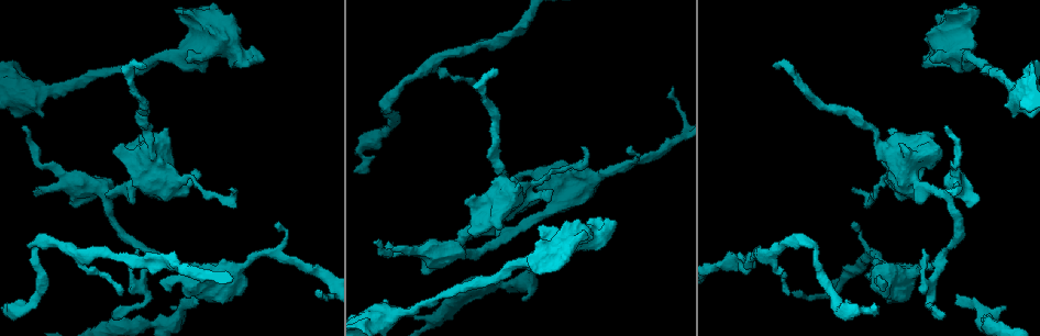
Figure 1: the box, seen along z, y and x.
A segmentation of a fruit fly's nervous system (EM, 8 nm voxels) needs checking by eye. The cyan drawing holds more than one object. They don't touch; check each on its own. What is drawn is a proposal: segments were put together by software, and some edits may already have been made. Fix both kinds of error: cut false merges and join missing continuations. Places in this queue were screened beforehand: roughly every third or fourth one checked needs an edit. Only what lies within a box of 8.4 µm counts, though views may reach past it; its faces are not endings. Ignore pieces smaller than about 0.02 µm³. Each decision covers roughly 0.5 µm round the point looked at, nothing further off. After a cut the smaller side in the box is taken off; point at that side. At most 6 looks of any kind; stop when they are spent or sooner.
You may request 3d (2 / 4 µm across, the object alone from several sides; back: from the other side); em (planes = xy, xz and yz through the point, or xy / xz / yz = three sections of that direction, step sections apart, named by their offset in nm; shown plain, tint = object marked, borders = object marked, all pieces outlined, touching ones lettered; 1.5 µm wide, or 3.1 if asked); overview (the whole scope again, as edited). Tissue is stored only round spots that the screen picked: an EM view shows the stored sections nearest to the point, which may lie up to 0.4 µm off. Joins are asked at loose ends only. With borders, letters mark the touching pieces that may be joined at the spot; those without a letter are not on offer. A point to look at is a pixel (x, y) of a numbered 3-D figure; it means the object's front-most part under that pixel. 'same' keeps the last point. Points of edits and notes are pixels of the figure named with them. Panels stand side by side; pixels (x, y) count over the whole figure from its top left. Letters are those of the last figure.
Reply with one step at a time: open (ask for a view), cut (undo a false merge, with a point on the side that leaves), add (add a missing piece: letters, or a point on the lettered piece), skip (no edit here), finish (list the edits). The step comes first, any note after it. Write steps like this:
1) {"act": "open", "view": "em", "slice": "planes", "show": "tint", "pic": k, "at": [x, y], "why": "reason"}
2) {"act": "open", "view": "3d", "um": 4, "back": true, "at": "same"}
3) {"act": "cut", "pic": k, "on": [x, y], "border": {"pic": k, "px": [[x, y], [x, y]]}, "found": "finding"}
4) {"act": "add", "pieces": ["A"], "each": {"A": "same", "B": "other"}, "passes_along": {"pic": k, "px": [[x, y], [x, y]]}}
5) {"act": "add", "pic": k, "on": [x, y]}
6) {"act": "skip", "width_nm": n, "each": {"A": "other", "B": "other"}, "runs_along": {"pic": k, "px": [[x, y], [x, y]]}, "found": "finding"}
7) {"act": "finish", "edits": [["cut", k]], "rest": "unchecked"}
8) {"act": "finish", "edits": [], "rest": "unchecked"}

{"act": "open", "view": "em", "slice": "planes", "show": "borders", "pic": 1, "at": [854, 222], "why": "thin end"}

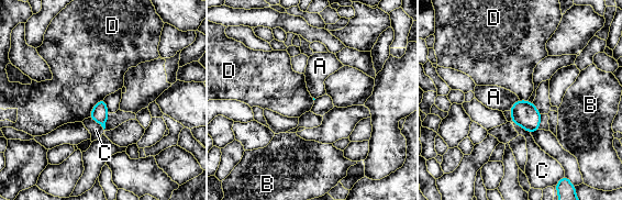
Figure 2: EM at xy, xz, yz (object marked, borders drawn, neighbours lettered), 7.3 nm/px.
{"act": "skip", "each": {"A": "other", "B": "other", "C": "other", "D": "other"}, "border": {"pic": 2, "px": [[103, 98], [93, 107], [88, 117]]}, "found": "no lettered piece goes on from it"}

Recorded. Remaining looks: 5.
{"act": "open", "view": "em", "slice": "planes", "show": "tint", "pic": 1, "at": [788, 294], "why": "thin end"}

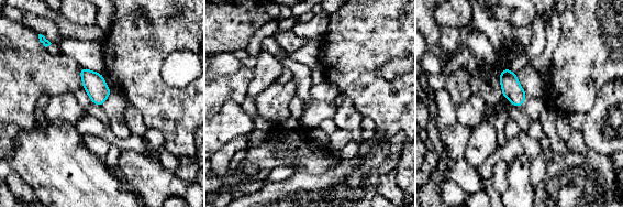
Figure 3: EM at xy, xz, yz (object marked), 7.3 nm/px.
{"act": "open", "view": "em", "slice": "planes", "show": "borders", "at": "same", "why": "what lies round it"}

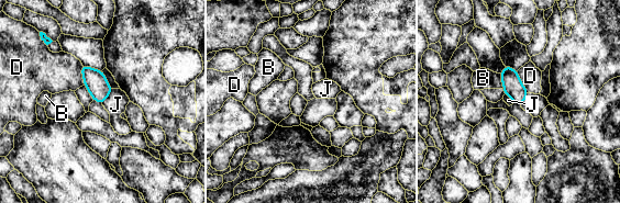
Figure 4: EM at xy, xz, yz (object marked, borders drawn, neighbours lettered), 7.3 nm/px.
{"act": "skip", "width_nm": 140, "each": {"B": "other", "D": "other", "J": "other"}, "border": {"pic": 4, "px": [[112, 88], [101, 103]]}, "found": "none of them fits"}

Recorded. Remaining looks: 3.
{"act": "open", "view": "em", "slice": "xy", "step": 8, "show": "borders", "pic": 1, "at": [1005, 305], "why": "branch stops here"}

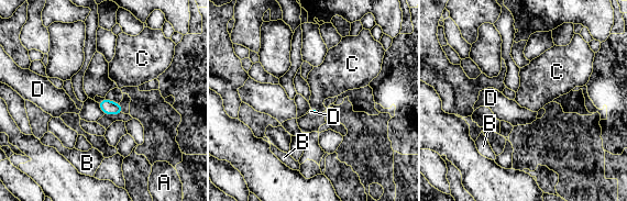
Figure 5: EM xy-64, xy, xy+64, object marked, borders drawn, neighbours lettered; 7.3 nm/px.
{"act": "open", "view": "em", "slice": "planes", "show": "borders", "at": "same", "why": "another direction"}

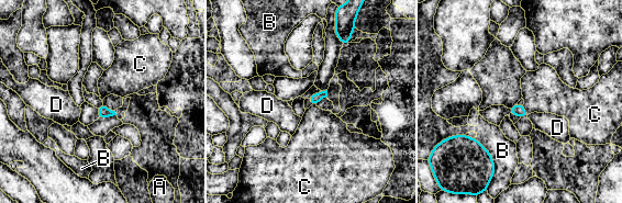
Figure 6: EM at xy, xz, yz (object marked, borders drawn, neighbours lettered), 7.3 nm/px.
{"act": "skip", "each": {"A": "other", "B": "other", "C": "other", "D": "other"}, "border": {"pic": 6, "px": [[522, 105], [528, 114]]}, "found": "no lettered piece goes on from it"}

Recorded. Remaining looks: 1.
{"act": "finish", "edits": [], "rest": "unchecked"}

